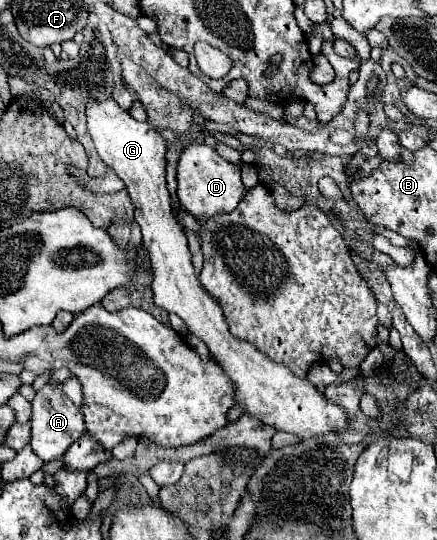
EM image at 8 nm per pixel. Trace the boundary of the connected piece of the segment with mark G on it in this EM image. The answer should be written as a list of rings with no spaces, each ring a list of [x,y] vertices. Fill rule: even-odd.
[[[112,98],[88,100],[86,104],[88,134],[100,154],[100,158],[126,182],[126,190],[136,206],[134,220],[142,228],[142,246],[148,250],[154,268],[154,304],[166,312],[180,316],[194,336],[198,336],[210,350],[214,362],[228,374],[234,384],[234,400],[244,408],[244,414],[256,416],[260,422],[296,434],[300,438],[312,438],[316,434],[334,432],[346,428],[346,414],[336,404],[330,404],[322,392],[318,392],[306,378],[292,376],[290,370],[272,362],[260,354],[252,344],[234,338],[224,322],[218,302],[200,286],[194,272],[188,240],[172,218],[170,194],[166,192],[166,142],[160,138],[150,122],[134,120]]]

